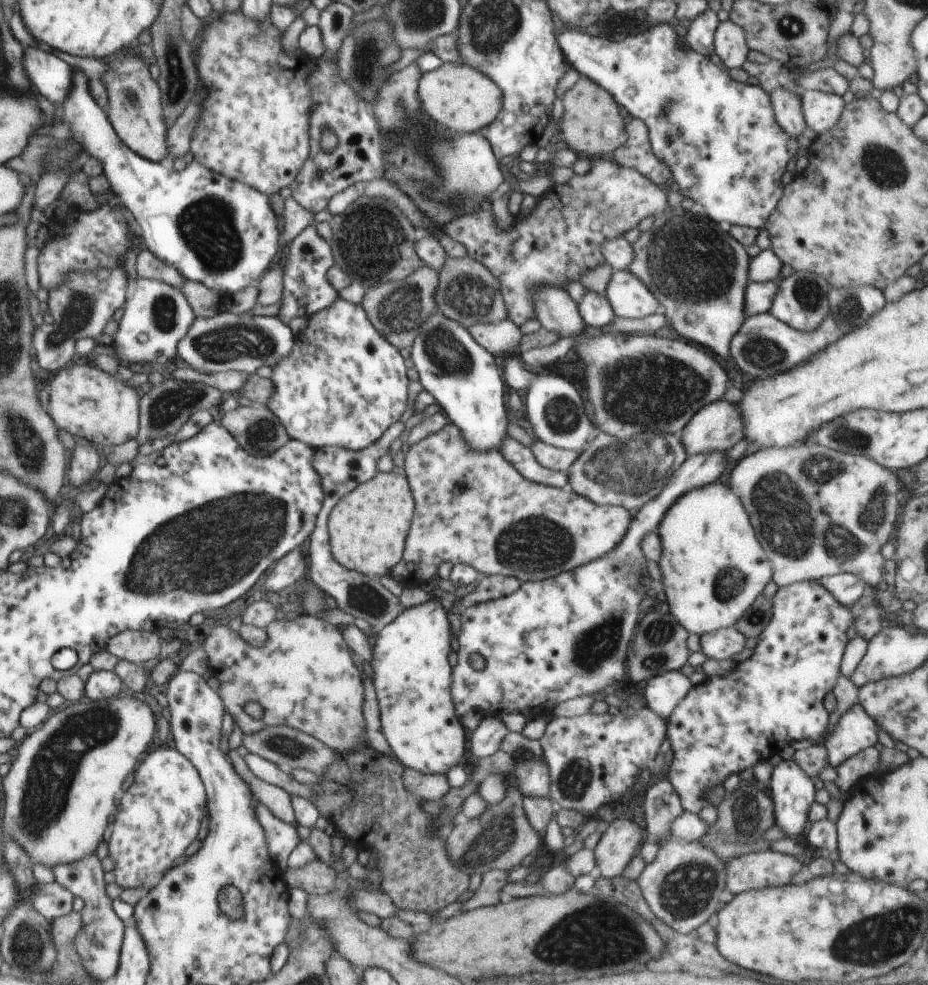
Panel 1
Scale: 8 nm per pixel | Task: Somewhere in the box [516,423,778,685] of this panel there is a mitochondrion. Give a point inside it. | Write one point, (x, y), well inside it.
(624, 472)

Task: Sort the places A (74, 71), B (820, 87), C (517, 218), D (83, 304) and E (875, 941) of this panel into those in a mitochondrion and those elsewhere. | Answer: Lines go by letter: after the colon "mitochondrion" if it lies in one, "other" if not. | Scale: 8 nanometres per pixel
A: other
B: other
C: other
D: mitochondrion
E: mitochondrion

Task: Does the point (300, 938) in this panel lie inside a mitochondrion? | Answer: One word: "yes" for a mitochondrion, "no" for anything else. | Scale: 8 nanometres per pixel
yes

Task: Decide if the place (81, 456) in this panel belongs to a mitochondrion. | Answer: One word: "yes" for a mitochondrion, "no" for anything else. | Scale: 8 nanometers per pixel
no

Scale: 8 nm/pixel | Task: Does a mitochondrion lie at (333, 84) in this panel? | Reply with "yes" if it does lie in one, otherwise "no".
yes

